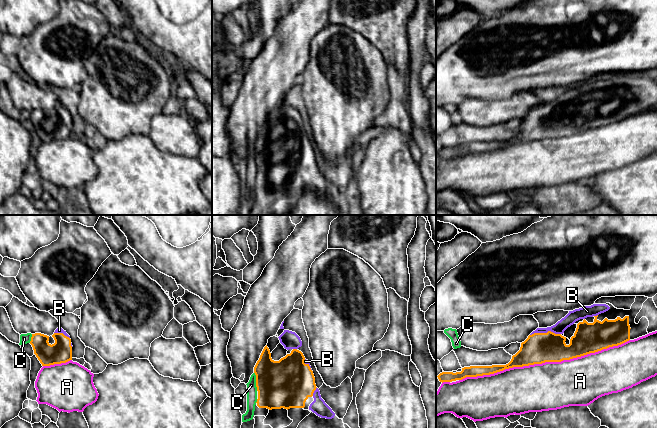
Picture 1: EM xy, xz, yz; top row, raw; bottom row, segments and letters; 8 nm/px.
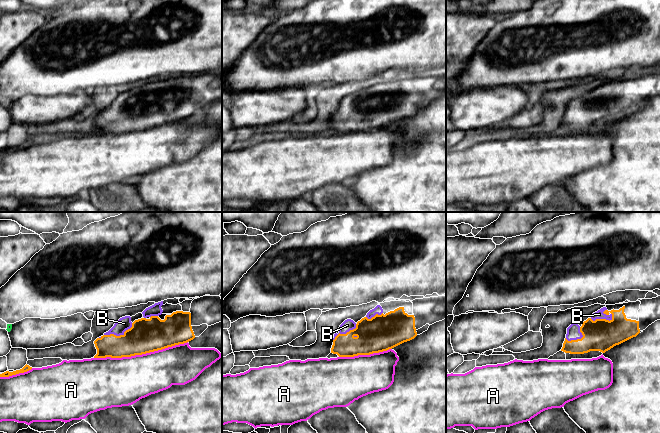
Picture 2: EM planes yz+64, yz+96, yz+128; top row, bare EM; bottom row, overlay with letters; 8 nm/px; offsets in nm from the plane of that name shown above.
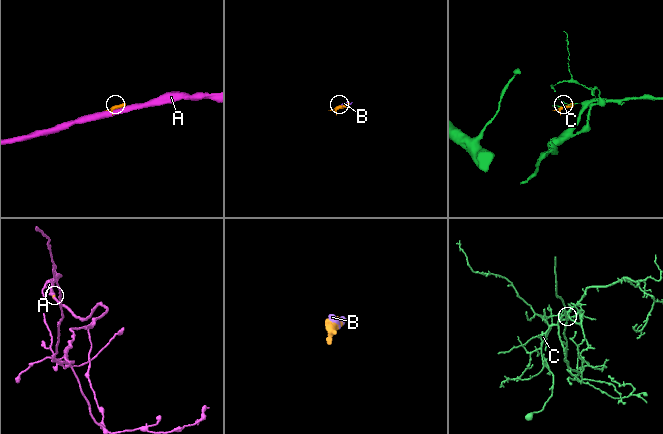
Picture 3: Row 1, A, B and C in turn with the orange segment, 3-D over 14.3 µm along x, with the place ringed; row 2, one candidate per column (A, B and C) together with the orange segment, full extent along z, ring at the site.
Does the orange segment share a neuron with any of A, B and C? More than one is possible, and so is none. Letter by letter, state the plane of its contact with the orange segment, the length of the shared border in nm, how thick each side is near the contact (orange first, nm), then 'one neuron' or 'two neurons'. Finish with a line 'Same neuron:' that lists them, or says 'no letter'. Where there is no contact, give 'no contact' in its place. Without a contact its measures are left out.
A: yz | 1400 nm | 240/380 nm | two neurons
B: yz | 240 nm | 240/90 nm | one neuron
C: xz | 150 nm | 400/80 nm | two neurons
Same neuron: B

